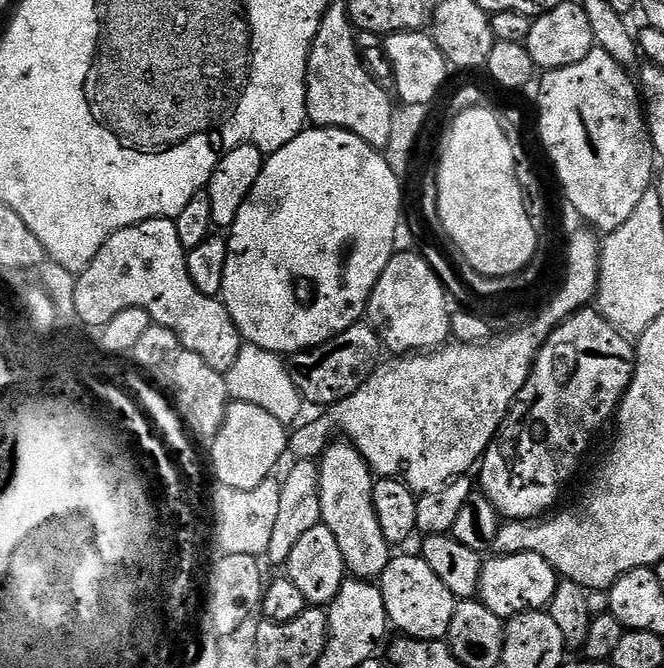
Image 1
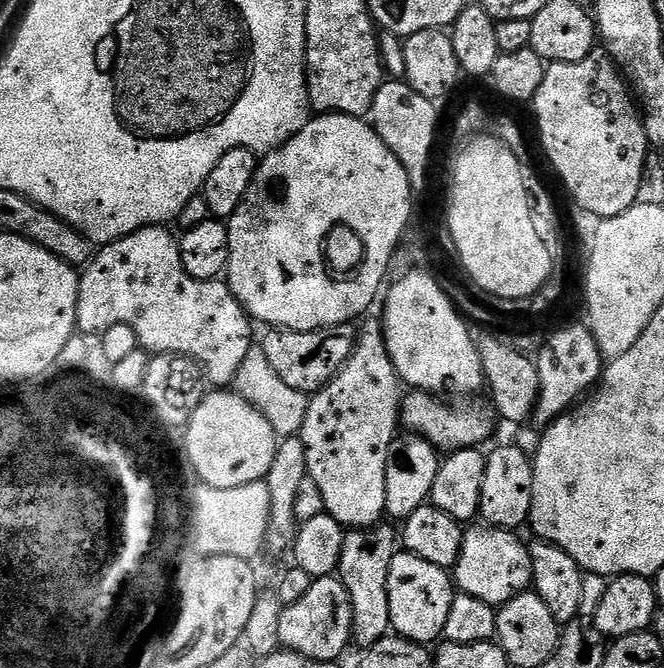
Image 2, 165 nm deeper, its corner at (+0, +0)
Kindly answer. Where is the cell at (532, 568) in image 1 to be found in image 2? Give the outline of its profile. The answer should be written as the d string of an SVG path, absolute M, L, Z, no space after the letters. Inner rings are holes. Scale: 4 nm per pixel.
M469 527L464 533L462 554L454 569L454 584L460 592L470 594L487 604L499 606L533 587L529 545L523 544L516 537L519 535L507 528L479 527Z

